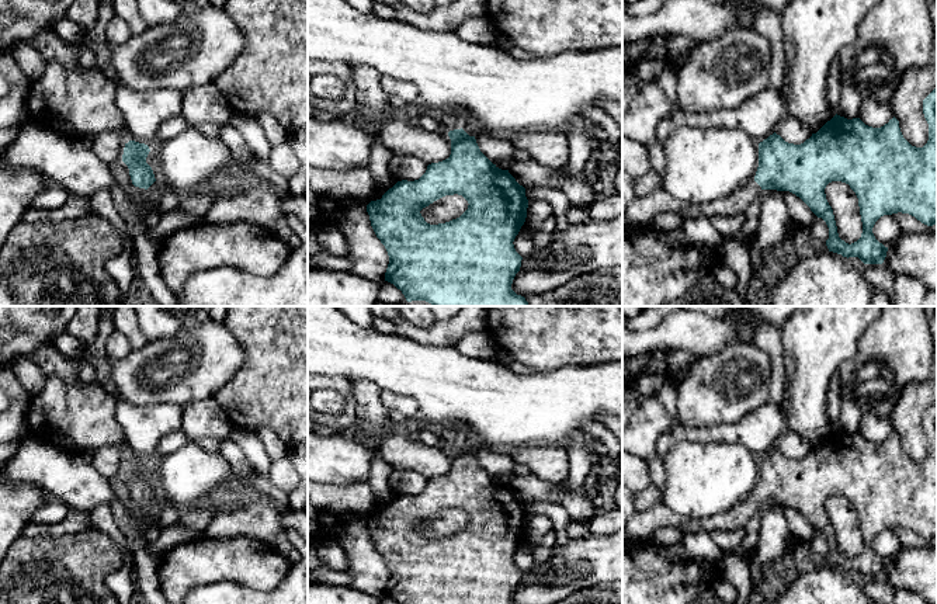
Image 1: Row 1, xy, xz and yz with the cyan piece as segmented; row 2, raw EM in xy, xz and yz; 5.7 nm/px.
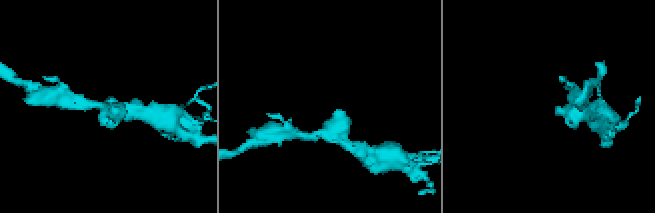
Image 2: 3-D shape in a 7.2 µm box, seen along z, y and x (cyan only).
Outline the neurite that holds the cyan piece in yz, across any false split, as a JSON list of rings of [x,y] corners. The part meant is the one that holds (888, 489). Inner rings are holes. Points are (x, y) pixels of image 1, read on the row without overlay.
[[[937,403],[923,414],[923,428],[929,438],[929,455],[923,462],[912,461],[903,452],[895,431],[884,441],[872,442],[860,433],[847,434],[836,428],[801,459],[788,458],[774,447],[759,458],[759,482],[752,497],[730,510],[704,518],[679,516],[660,501],[645,511],[635,511],[622,528],[622,542],[652,539],[653,534],[664,527],[674,527],[684,534],[743,530],[764,504],[789,506],[826,537],[829,566],[847,573],[858,572],[864,579],[882,579],[888,562],[872,548],[881,531],[902,527],[927,541],[937,538]],[[832,496],[848,499],[858,513],[863,548],[851,559],[839,552],[833,524],[826,514],[825,503]]]

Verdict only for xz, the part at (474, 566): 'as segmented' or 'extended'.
extended

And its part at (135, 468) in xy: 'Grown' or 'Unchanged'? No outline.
Grown

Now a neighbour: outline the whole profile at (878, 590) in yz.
[[[864,579],[863,590],[877,604],[893,604],[895,590],[882,579]]]

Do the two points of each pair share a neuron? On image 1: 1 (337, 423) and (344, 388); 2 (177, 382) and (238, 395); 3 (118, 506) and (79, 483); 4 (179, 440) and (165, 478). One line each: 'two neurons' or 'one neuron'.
1: one neuron
2: two neurons
3: two neurons
4: two neurons

